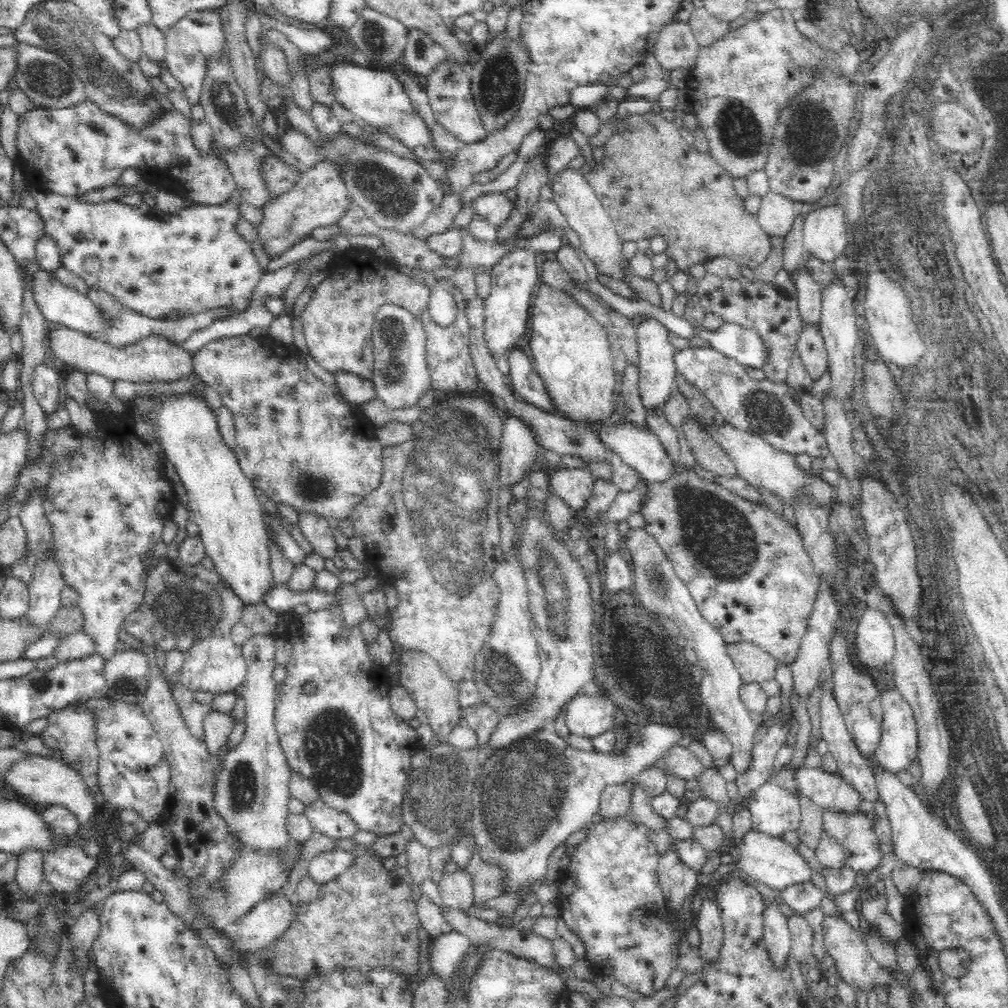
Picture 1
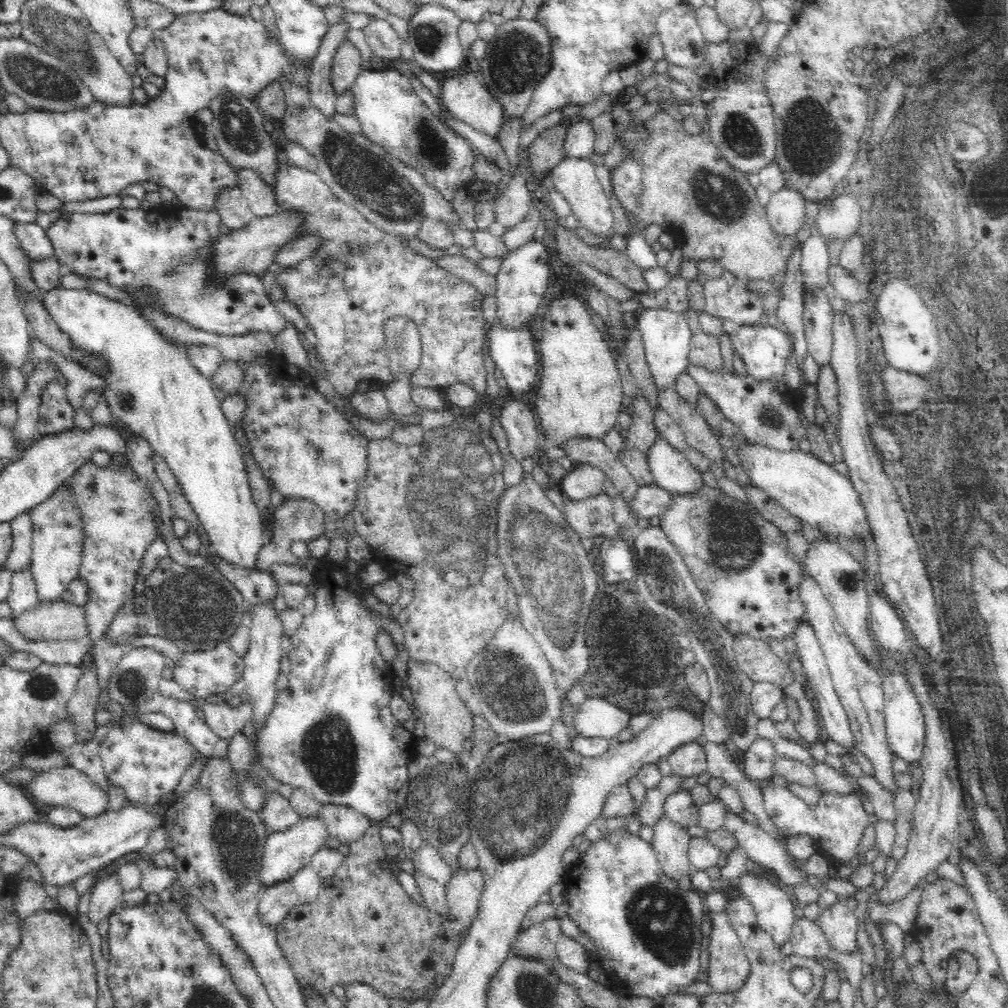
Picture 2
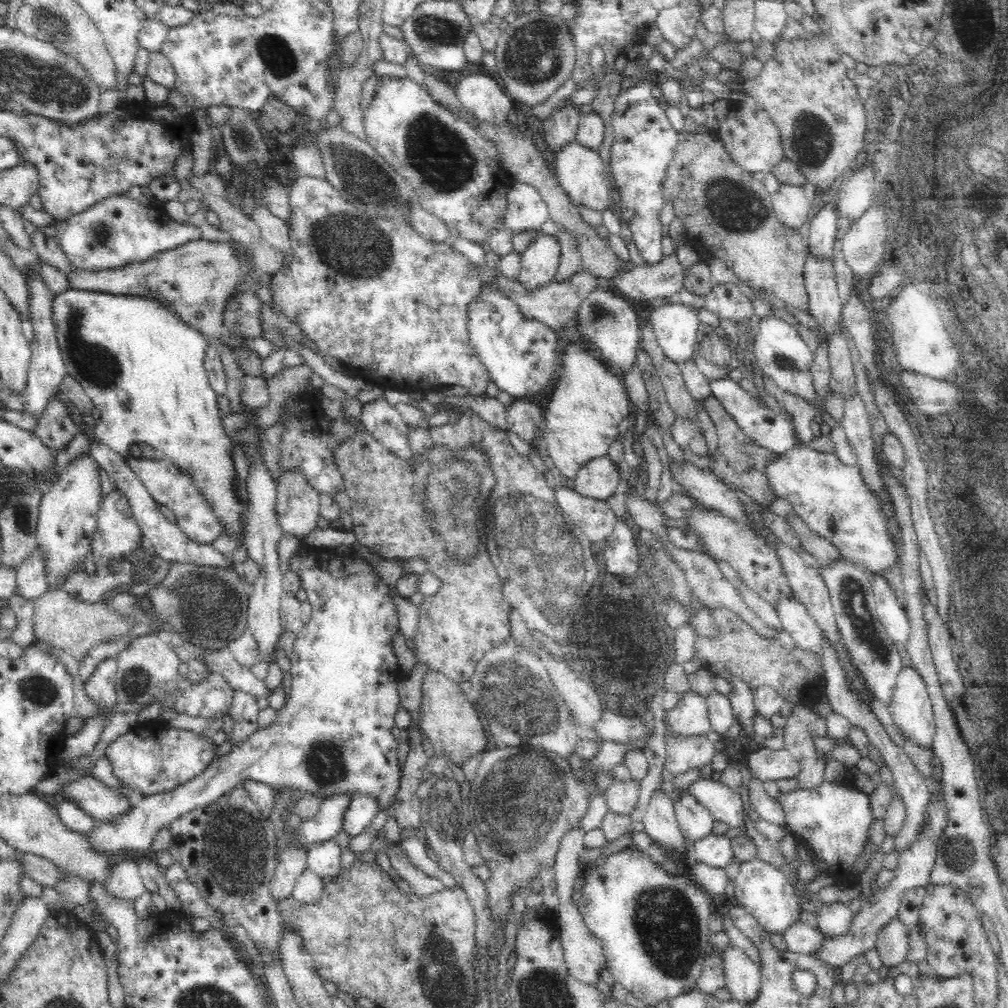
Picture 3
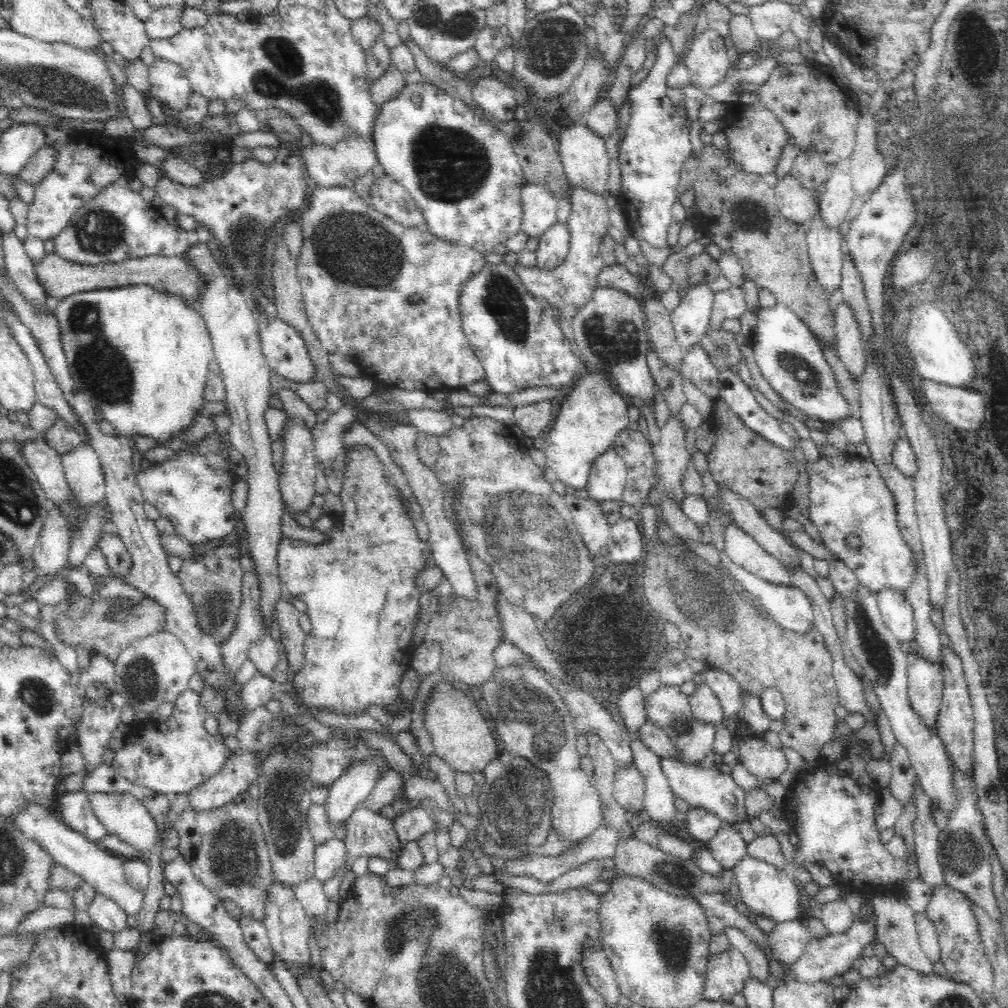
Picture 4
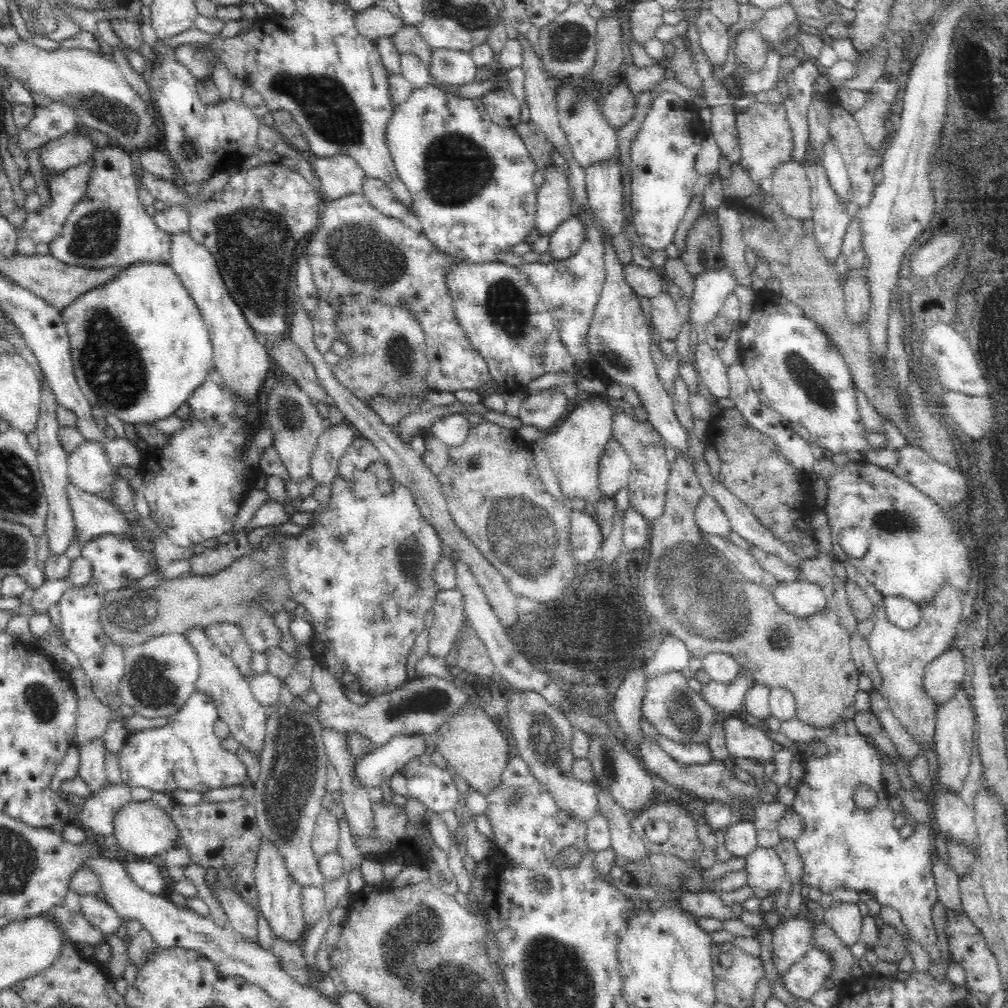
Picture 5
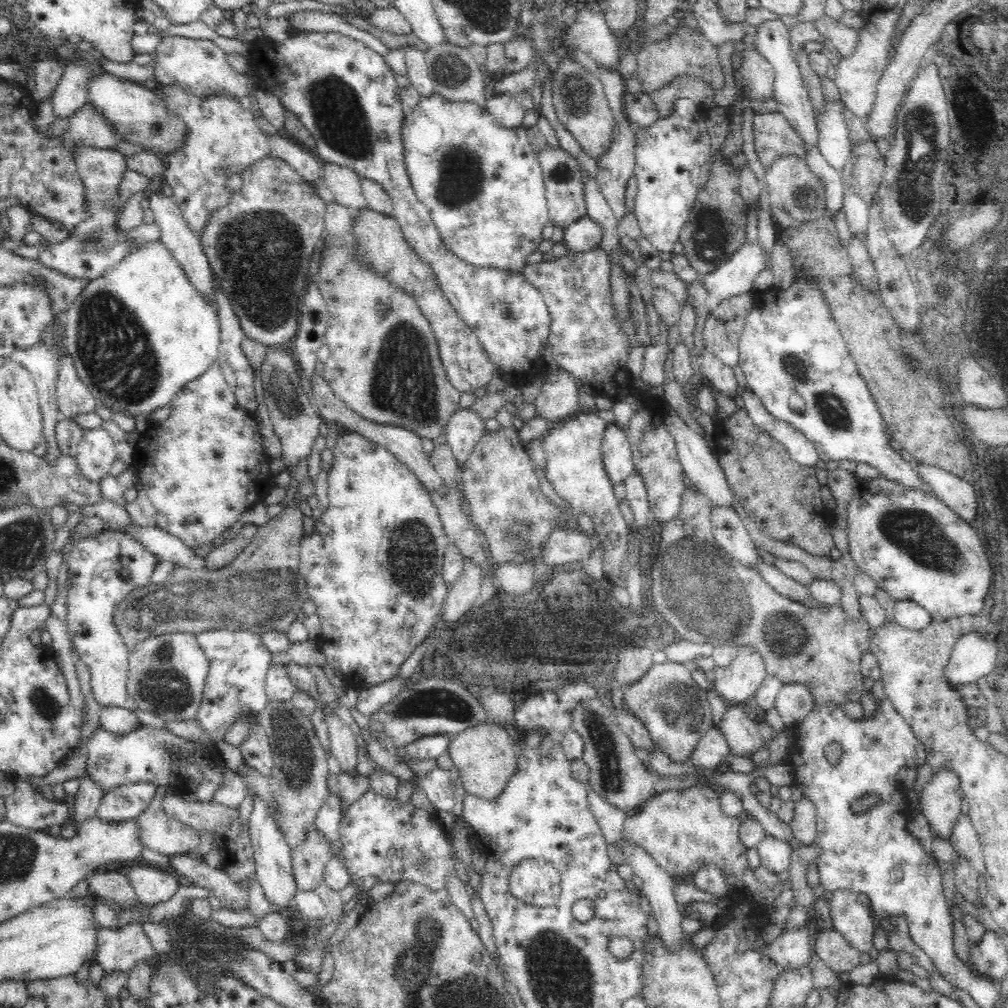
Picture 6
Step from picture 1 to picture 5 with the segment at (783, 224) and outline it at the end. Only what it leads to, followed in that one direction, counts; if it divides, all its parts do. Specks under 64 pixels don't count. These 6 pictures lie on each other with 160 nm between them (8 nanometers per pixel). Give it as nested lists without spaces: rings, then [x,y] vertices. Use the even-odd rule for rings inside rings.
[[[800,163],[782,164],[770,179],[771,193],[786,216],[800,220],[811,218],[811,186]]]

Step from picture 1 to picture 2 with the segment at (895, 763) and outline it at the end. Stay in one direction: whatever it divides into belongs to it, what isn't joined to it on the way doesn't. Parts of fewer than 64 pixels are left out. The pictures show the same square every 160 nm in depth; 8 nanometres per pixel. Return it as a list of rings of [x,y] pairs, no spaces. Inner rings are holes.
[[[902,673],[881,674],[882,688],[884,691],[885,731],[887,734],[888,748],[893,756],[904,762],[918,762],[923,751],[925,728],[923,725],[922,711],[914,694],[907,688]]]

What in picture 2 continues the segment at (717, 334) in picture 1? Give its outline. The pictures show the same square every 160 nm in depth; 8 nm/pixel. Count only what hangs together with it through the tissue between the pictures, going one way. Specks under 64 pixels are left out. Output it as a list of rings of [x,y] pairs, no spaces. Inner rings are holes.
[[[740,325],[740,328],[729,334],[732,342],[733,354],[742,358],[742,362],[747,368],[747,372],[755,379],[774,379],[779,381],[785,369],[787,354],[791,351],[791,342],[783,336],[779,330],[769,326],[760,325]]]

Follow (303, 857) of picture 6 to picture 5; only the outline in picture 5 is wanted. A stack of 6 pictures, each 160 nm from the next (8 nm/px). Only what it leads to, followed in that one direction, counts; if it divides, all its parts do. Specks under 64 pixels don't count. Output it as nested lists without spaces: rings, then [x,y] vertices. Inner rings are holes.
[[[325,807],[317,812],[317,817],[313,826],[313,837],[311,838],[312,851],[319,856],[333,851],[338,847],[340,836],[340,826],[338,819]]]

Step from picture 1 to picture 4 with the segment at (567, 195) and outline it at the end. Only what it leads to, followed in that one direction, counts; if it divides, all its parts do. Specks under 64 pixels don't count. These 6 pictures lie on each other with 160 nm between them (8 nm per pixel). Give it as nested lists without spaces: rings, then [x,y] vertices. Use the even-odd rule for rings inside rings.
[[[585,124],[569,126],[559,135],[560,148],[558,155],[564,170],[566,180],[572,184],[575,190],[585,190],[586,193],[597,194],[597,196],[607,196],[608,176],[609,176],[609,156],[605,141],[592,134]]]

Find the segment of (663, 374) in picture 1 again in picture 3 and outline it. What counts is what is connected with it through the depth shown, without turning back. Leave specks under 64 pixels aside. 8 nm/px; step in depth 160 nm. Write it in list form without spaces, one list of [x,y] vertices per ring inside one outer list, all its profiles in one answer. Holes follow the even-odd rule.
[[[680,304],[651,307],[647,322],[667,360],[681,369],[692,359],[697,345],[696,333],[701,324],[694,308]]]

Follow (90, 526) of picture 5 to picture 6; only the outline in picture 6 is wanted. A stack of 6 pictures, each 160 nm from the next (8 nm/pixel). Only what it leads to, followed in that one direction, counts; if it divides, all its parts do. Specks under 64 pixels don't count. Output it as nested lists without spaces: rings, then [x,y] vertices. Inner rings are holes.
[[[132,522],[122,528],[122,533],[144,545],[149,552],[160,556],[162,561],[173,563],[175,567],[190,567],[197,558],[195,550],[157,526],[139,526]]]

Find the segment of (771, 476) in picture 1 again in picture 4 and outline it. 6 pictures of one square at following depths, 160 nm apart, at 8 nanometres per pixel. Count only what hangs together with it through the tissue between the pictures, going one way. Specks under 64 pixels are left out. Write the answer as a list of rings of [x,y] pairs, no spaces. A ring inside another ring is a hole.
[[[843,452],[836,456],[819,455],[812,464],[804,464],[806,478],[808,478],[808,516],[818,530],[826,549],[833,552],[836,558],[848,566],[864,586],[874,592],[890,587],[903,592],[907,589],[912,574],[914,574],[913,560],[910,549],[903,541],[896,516],[896,505],[892,492],[880,478],[880,473],[868,458],[850,456]],[[850,538],[857,538],[858,548],[850,549]]]

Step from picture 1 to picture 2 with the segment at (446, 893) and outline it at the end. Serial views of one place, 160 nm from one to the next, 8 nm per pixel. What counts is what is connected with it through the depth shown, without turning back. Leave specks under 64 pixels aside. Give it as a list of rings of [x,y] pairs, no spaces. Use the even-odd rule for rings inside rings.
[[[379,824],[370,825],[364,836],[348,844],[342,864],[336,872],[331,877],[321,879],[316,900],[309,903],[298,902],[284,921],[280,922],[275,930],[275,944],[279,946],[302,989],[324,996],[336,985],[365,982],[387,994],[389,998],[404,999],[412,1004],[426,994],[433,998],[436,988],[452,971],[458,948],[457,936],[462,929],[470,926],[478,912],[484,888],[483,874],[478,869],[455,870],[445,884],[446,903],[454,920],[442,920],[416,905],[406,889],[402,888],[394,872],[382,866],[382,862],[390,859],[383,849],[379,828]]]

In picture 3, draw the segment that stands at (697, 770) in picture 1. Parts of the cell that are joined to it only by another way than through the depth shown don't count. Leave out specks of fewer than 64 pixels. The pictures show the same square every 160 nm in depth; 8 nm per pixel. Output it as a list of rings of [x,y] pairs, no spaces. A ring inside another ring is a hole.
[[[706,735],[699,738],[673,738],[666,742],[667,757],[664,768],[673,776],[684,774],[689,770],[701,769],[711,764],[715,748]]]

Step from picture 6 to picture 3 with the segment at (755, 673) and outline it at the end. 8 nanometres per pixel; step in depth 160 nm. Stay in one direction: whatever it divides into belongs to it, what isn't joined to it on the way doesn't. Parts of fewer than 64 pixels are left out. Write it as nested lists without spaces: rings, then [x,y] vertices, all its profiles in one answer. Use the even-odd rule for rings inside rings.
[[[686,692],[672,709],[664,713],[664,742],[673,738],[699,738],[711,730],[704,698],[695,692]]]

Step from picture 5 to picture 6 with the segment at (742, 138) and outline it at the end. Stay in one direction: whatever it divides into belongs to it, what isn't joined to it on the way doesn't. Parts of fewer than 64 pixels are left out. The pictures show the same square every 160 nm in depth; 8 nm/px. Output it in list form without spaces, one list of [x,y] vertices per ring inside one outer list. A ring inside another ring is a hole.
[[[766,110],[753,111],[752,132],[754,134],[754,150],[756,156],[762,164],[762,168],[767,172],[775,160],[783,157],[804,157],[804,145],[796,129],[786,120],[781,112],[768,112]]]

